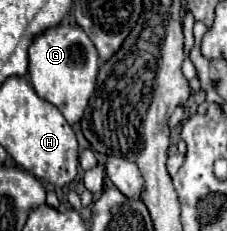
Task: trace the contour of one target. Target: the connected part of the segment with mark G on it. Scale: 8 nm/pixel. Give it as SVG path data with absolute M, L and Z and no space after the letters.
M60 24L34 38L30 46L30 82L40 98L54 104L70 124L82 120L82 112L96 88L98 52L86 32L78 26Z

